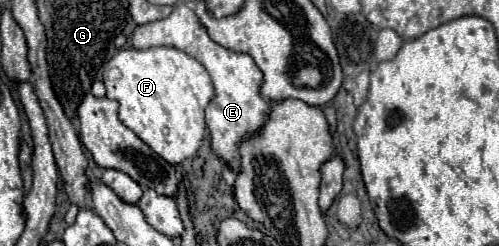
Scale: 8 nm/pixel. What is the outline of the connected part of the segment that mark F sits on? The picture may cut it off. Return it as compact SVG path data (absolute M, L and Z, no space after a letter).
M177 48L119 50L103 70L107 96L119 102L119 120L169 164L193 158L205 136L205 108L215 98L207 70Z

